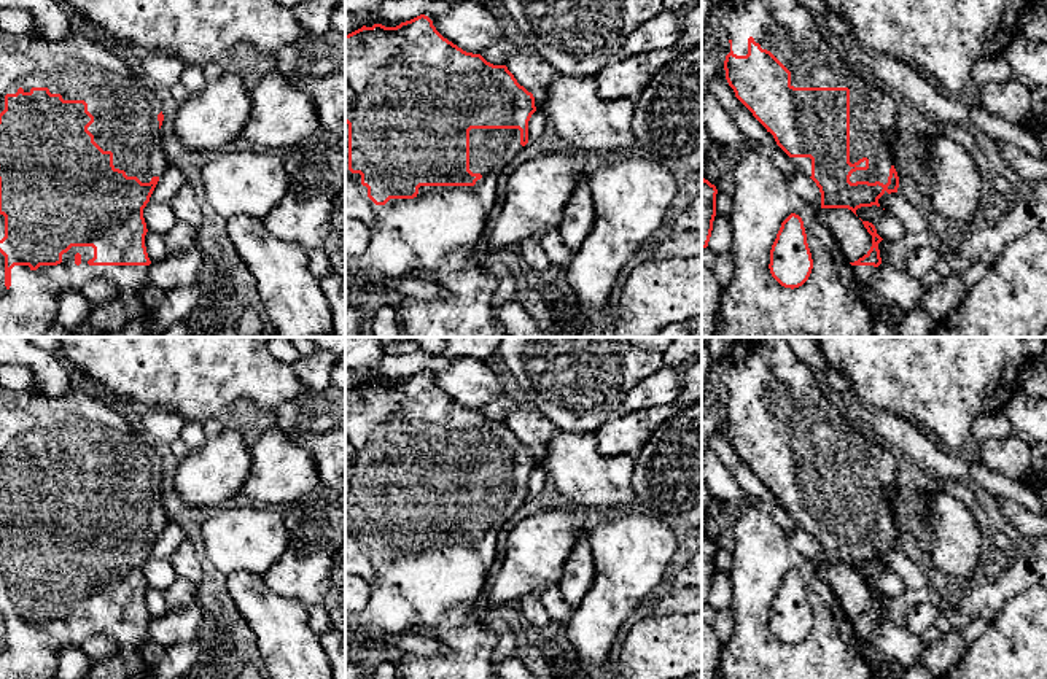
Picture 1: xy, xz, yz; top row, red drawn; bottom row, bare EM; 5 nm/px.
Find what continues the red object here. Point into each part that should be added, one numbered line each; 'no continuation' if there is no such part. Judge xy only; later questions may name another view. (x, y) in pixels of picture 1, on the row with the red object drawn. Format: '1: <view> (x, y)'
1: xy (124, 108)

